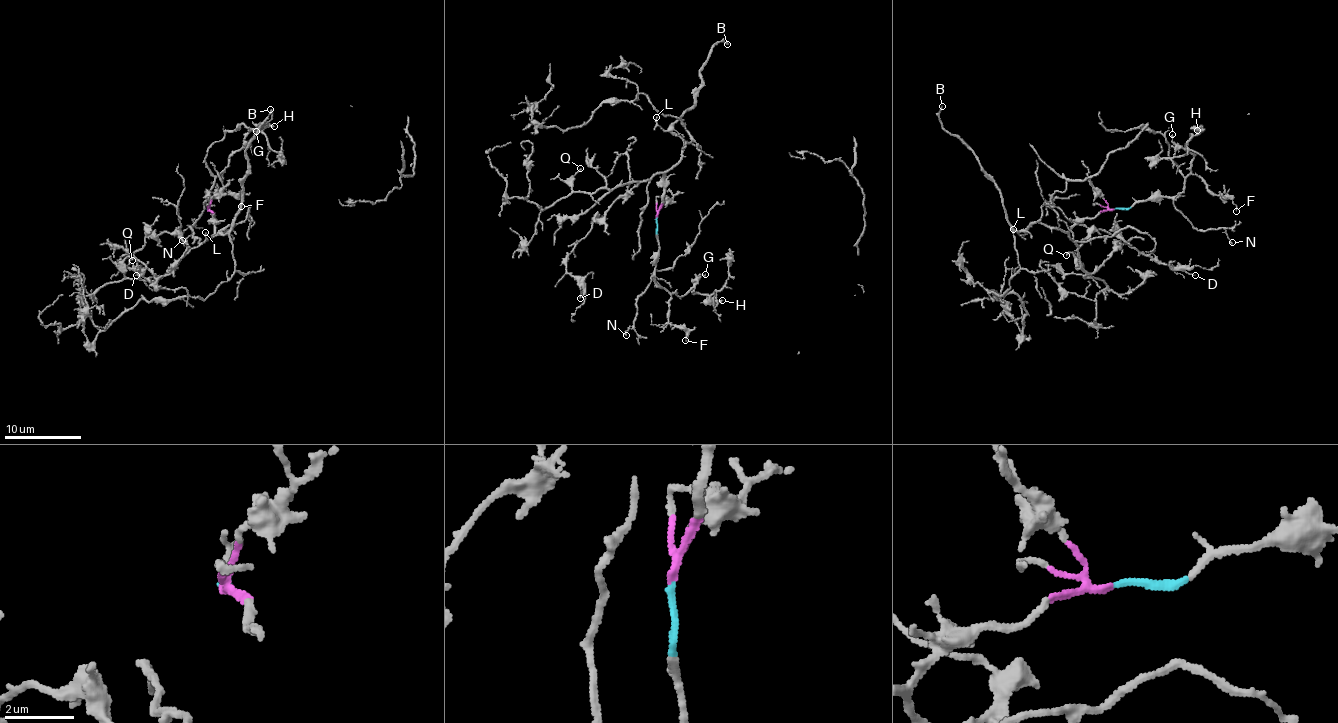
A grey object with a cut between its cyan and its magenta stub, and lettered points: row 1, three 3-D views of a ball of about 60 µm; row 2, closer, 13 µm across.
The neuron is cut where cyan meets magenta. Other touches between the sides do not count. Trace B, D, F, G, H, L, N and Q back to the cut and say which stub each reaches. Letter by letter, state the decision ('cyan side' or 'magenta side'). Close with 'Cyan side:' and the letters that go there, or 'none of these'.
B: magenta side
D: magenta side
F: cyan side
G: cyan side
H: cyan side
L: magenta side
N: cyan side
Q: magenta side
Cyan side: F, G, H, N

